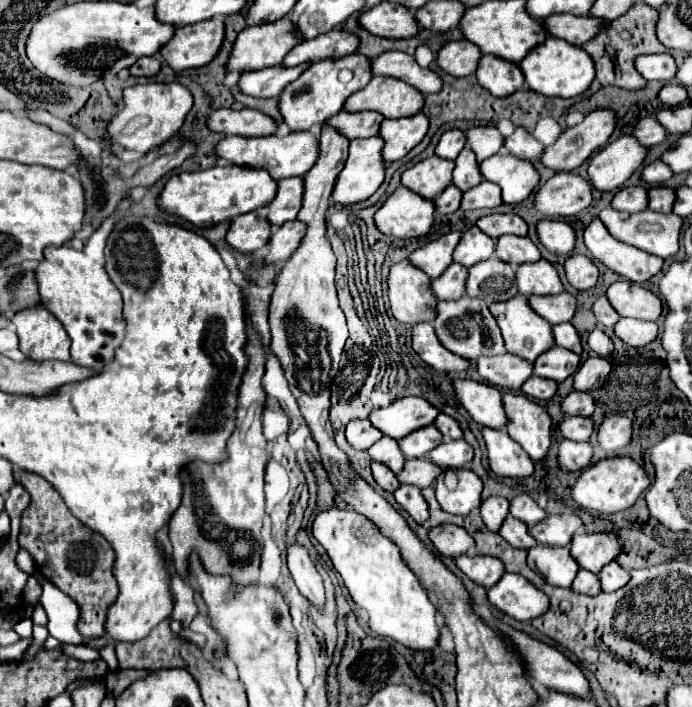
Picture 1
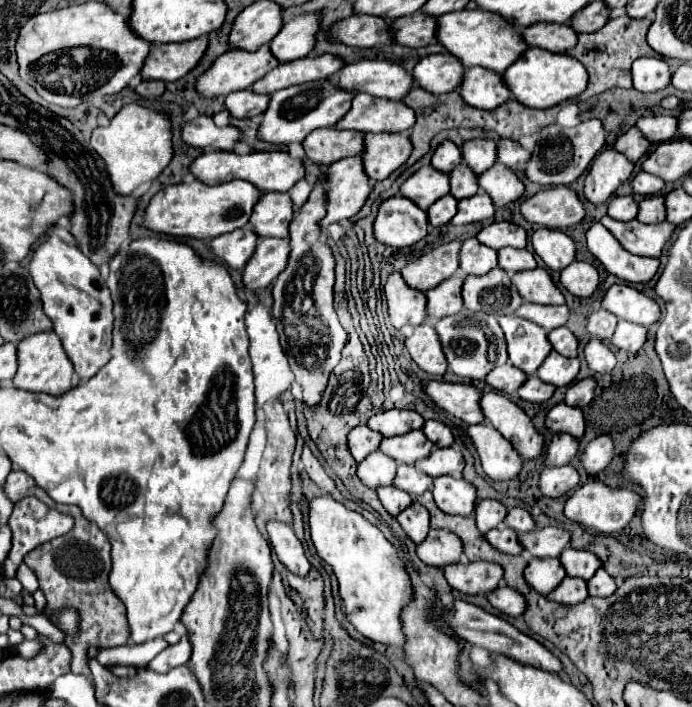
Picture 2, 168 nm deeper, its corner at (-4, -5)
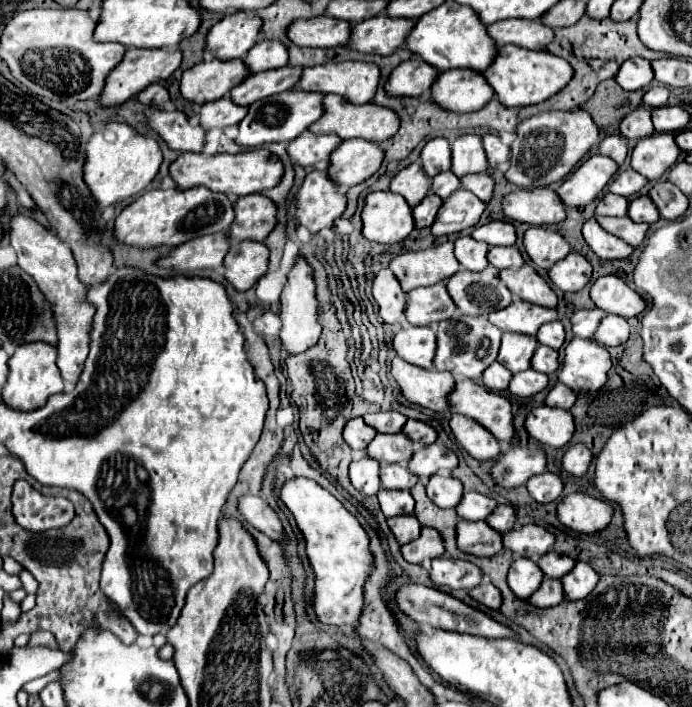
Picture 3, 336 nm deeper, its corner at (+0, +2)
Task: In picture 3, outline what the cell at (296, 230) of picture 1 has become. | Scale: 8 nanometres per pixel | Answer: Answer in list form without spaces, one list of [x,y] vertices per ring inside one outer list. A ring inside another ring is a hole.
[[[241,241],[233,243],[225,255],[225,279],[235,287],[235,291],[251,289],[259,277],[265,275],[269,261],[269,251],[263,243]]]

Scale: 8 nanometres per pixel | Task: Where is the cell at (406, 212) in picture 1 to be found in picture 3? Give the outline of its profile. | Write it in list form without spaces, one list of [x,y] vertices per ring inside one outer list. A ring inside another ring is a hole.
[[[373,191],[365,197],[361,211],[363,237],[371,243],[399,243],[415,227],[411,207],[401,195],[391,191]]]

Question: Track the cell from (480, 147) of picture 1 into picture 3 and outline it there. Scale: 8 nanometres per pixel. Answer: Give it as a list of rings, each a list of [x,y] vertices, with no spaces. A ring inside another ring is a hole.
[[[461,135],[453,141],[451,171],[457,177],[487,171],[487,159],[485,159],[479,135]]]

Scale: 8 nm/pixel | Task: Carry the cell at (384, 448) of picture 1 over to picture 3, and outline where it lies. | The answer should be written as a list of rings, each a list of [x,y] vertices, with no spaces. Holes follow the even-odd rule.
[[[363,457],[359,461],[353,461],[349,465],[349,479],[351,479],[351,485],[365,493],[365,495],[377,495],[379,491],[379,463],[371,457]]]

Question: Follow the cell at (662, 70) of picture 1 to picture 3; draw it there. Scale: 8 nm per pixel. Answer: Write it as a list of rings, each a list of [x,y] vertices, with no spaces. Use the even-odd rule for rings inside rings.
[[[631,57],[619,67],[619,71],[615,75],[615,81],[625,91],[641,89],[641,87],[645,87],[645,85],[649,85],[653,81],[651,63],[647,59],[643,59],[643,57]]]

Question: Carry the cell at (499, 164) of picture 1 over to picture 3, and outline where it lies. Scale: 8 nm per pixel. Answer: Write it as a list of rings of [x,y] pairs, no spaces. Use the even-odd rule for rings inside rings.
[[[485,173],[479,175],[465,175],[459,179],[461,187],[471,191],[475,197],[479,197],[481,201],[489,201],[493,195],[493,179]]]

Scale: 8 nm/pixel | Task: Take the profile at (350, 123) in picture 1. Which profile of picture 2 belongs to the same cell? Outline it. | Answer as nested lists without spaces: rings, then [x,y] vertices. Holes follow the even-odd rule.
[[[317,128],[303,140],[303,148],[307,158],[319,164],[331,164],[347,156],[355,156],[363,152],[363,138],[361,132],[351,130],[337,130],[337,128]]]

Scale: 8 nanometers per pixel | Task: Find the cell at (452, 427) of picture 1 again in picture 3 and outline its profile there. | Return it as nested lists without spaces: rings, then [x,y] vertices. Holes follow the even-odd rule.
[[[409,419],[409,421],[405,423],[403,433],[405,433],[411,441],[423,443],[423,445],[431,445],[431,443],[437,439],[437,433],[435,433],[433,427],[429,427],[429,425],[423,423],[423,421],[413,421],[413,419]]]

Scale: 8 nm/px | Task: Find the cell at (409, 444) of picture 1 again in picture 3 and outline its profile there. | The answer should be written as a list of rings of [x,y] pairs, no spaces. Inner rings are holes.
[[[377,433],[375,439],[369,443],[367,453],[371,459],[379,463],[407,463],[413,455],[413,443],[403,433],[385,435]]]

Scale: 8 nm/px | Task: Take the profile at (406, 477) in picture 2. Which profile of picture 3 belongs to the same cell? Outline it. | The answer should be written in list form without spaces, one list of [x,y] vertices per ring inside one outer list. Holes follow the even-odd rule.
[[[399,463],[381,465],[381,489],[411,489],[415,483],[417,477]]]

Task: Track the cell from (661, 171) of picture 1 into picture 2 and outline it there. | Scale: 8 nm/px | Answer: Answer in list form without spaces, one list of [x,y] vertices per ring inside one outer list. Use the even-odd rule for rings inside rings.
[[[639,172],[633,182],[633,192],[637,196],[653,196],[653,194],[659,194],[663,188],[665,188],[665,182],[659,180],[659,176],[651,176],[649,172]]]

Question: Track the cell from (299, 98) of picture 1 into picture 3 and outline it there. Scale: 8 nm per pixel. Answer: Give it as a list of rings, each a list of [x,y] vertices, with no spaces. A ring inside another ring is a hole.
[[[283,91],[271,97],[265,97],[263,101],[255,101],[249,105],[249,113],[239,123],[239,135],[235,137],[235,143],[241,147],[261,147],[265,143],[275,141],[293,141],[303,133],[313,121],[319,119],[319,113],[323,113],[321,107],[321,93],[303,93],[303,91]]]

